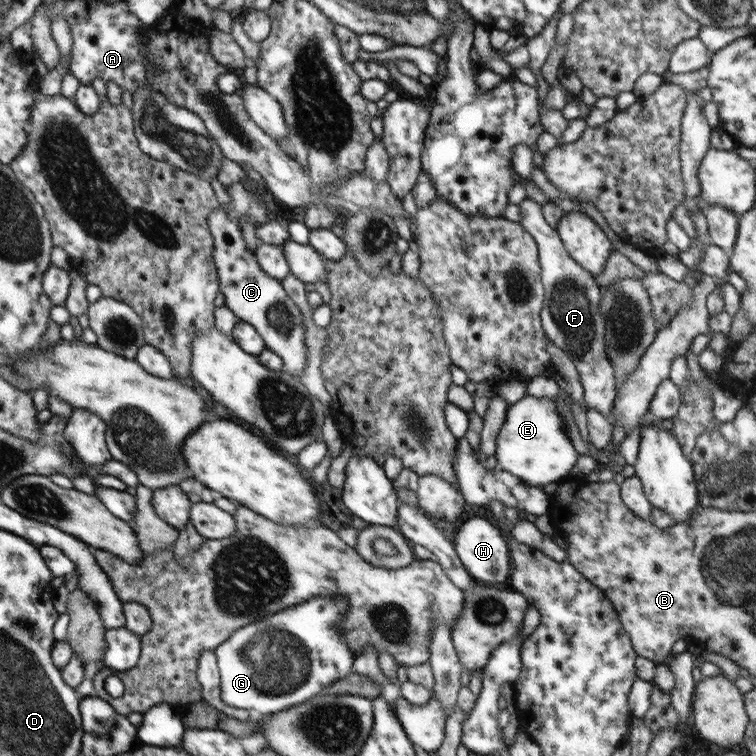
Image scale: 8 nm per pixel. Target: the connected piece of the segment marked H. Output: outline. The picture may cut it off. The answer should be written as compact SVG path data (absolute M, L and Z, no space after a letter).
M471 517L467 519L455 534L455 551L476 581L482 580L487 586L507 582L512 567L511 553L501 529L488 518Z

